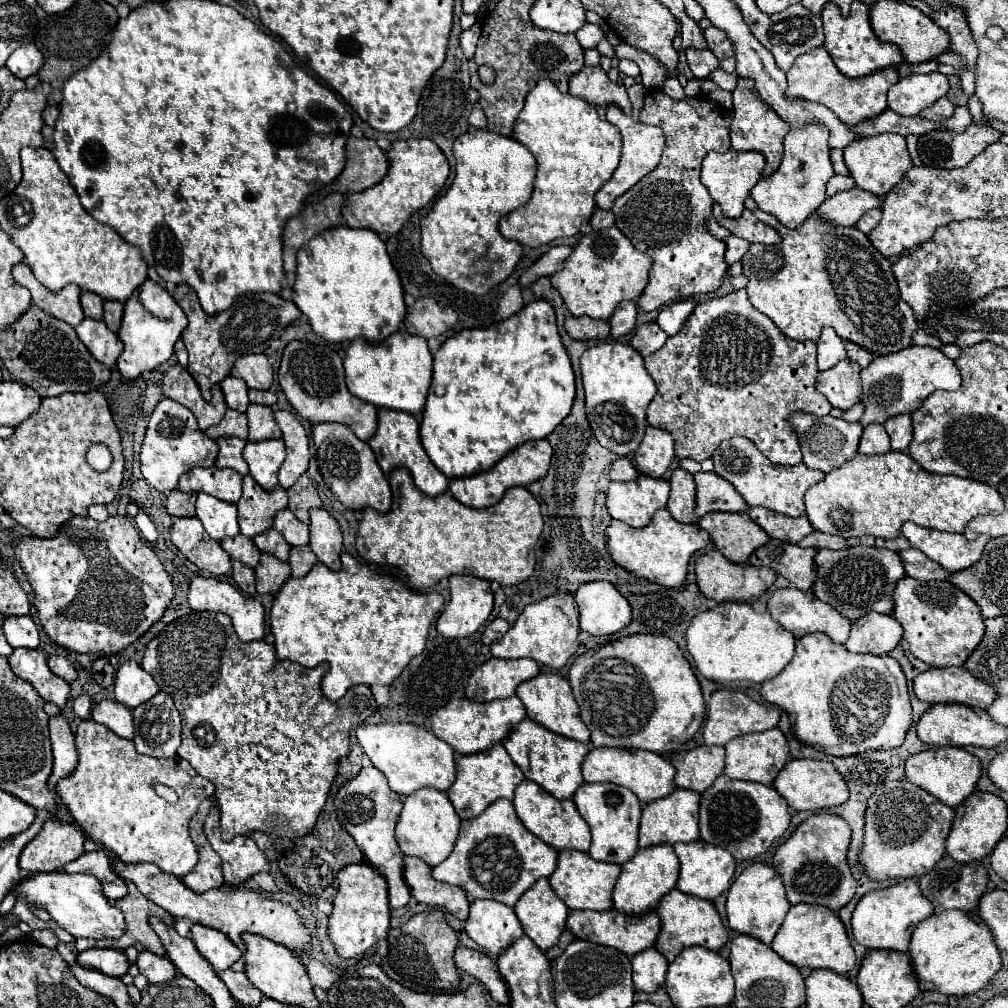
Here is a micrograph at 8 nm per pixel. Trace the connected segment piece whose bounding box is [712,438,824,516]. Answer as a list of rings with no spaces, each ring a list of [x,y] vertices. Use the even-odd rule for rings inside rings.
[[[732,438],[724,440],[712,456],[714,472],[728,480],[738,494],[746,500],[746,504],[762,506],[766,510],[774,510],[784,516],[802,516],[804,514],[804,494],[806,490],[824,478],[824,472],[810,470],[804,464],[796,466],[780,466],[772,464],[750,440],[746,438]]]

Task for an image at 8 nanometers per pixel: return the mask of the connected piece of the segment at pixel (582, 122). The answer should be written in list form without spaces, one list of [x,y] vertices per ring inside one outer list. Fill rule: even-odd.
[[[540,78],[526,94],[526,104],[516,118],[512,138],[534,154],[536,180],[532,198],[500,220],[500,234],[532,248],[578,234],[596,208],[594,194],[610,180],[620,162],[620,132],[606,120],[600,120],[596,108],[586,100],[562,94],[550,80]]]

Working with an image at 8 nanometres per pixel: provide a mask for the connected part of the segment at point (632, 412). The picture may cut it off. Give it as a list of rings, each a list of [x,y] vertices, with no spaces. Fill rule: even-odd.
[[[600,342],[580,358],[582,386],[586,392],[586,414],[596,440],[618,456],[630,456],[642,442],[646,408],[656,394],[656,384],[644,368],[642,356],[628,344]]]

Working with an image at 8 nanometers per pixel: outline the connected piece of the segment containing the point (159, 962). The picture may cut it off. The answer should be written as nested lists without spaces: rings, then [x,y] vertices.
[[[142,950],[138,954],[138,960],[136,960],[136,966],[140,970],[140,974],[144,974],[148,978],[150,984],[162,984],[162,982],[168,982],[174,978],[176,970],[174,966],[168,962],[166,956],[156,956],[148,950]]]

